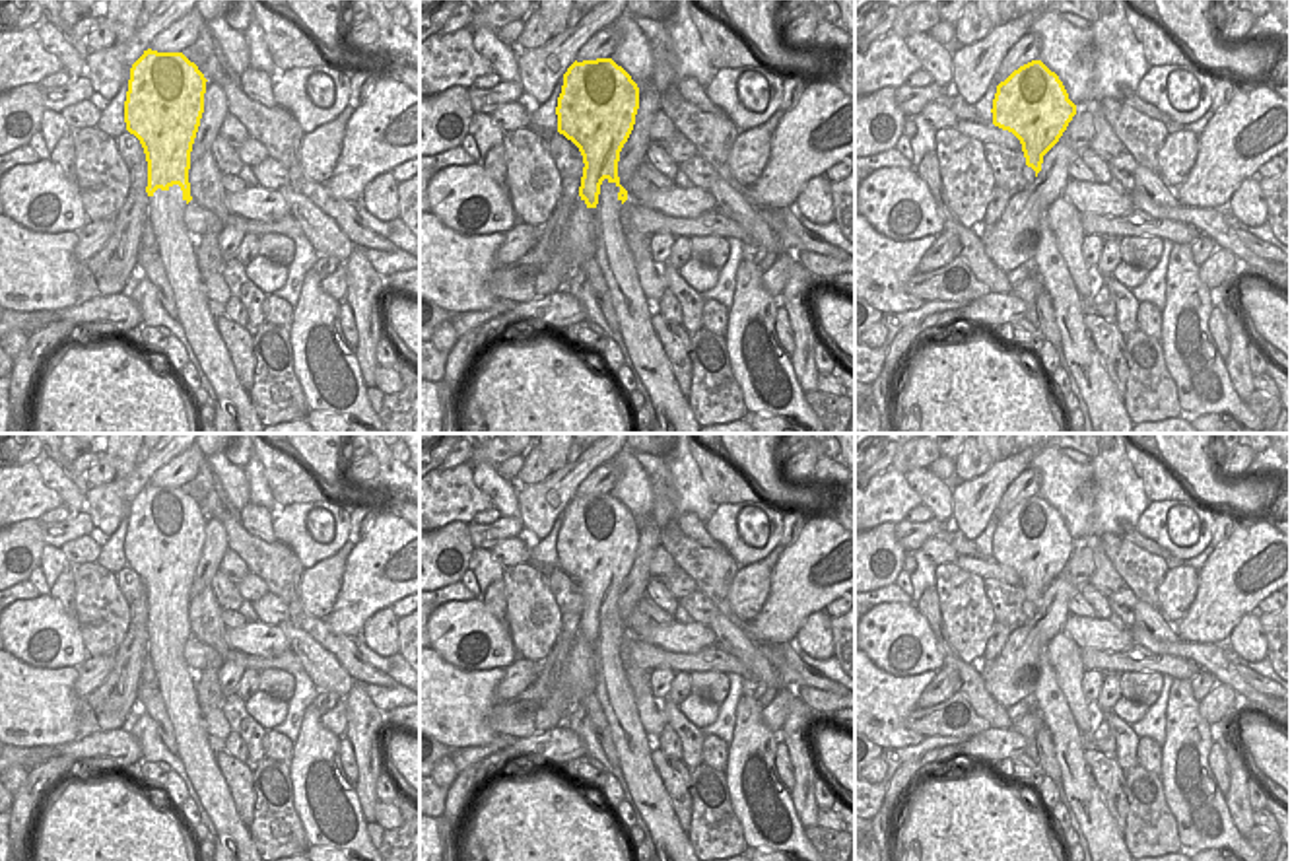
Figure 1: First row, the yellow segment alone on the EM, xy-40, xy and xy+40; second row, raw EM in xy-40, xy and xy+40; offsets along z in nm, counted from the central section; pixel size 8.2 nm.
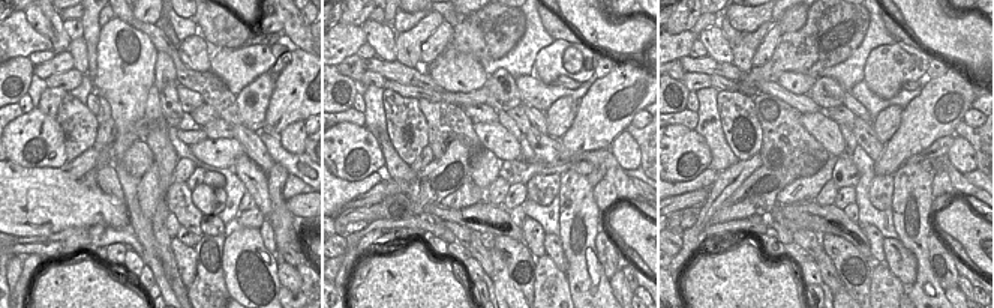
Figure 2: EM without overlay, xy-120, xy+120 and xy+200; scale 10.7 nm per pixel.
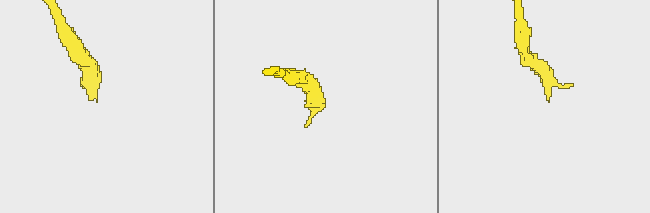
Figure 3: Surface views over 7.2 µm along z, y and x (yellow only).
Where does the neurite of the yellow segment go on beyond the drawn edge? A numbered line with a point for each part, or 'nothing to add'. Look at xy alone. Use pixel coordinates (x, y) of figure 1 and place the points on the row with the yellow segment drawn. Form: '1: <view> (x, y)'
1: xy (612, 255).

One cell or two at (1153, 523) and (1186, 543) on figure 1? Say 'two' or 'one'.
one

